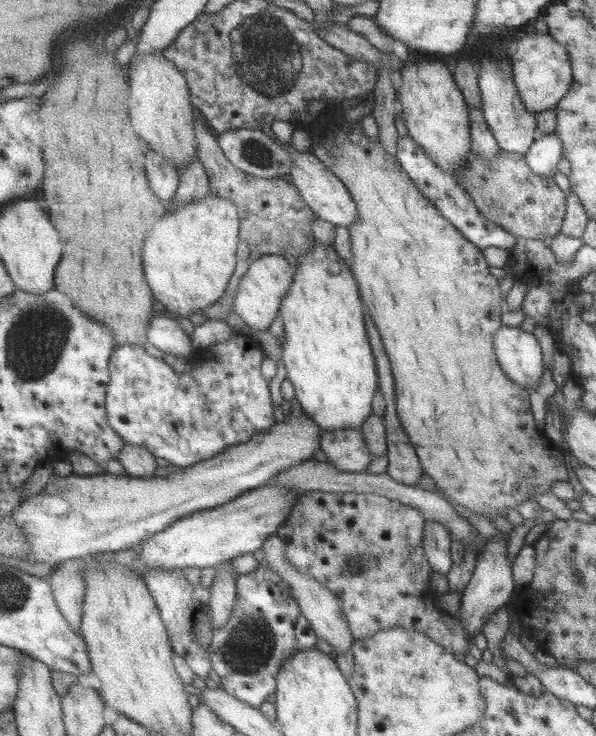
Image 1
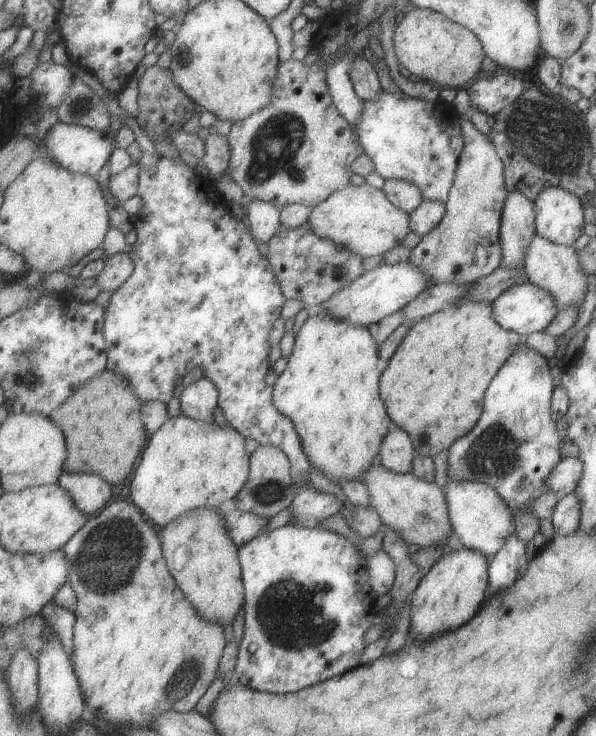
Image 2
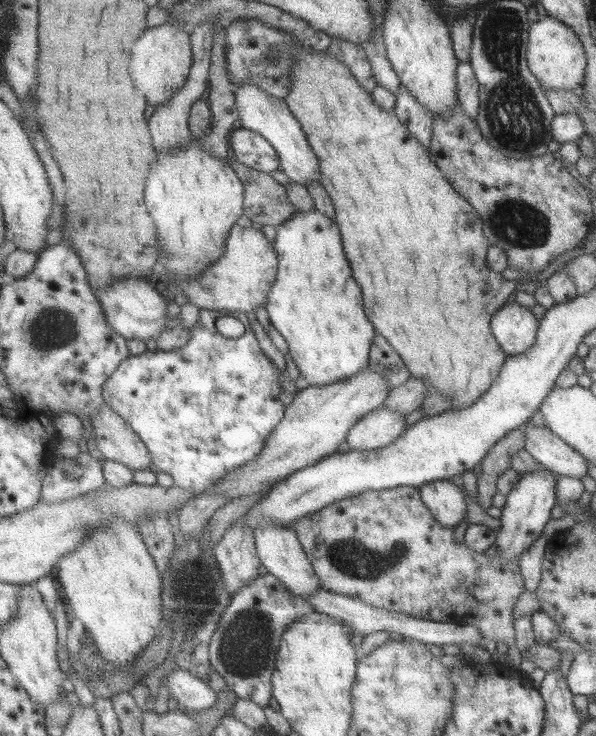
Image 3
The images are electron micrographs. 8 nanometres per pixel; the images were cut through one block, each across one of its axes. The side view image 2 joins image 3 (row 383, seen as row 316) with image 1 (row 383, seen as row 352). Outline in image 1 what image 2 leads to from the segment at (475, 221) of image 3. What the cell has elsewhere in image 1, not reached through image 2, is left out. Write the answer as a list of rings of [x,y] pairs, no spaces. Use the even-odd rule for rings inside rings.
[[[332,116],[331,123],[323,124],[323,129],[314,134],[311,151],[325,163],[332,172],[346,185],[350,194],[354,197],[360,212],[360,220],[350,228],[352,234],[353,259],[351,268],[357,277],[364,304],[374,318],[376,325],[383,336],[384,344],[392,362],[395,386],[397,386],[398,415],[403,428],[412,438],[411,444],[419,454],[424,473],[432,478],[435,486],[441,493],[452,500],[454,504],[464,506],[467,510],[475,514],[481,514],[489,521],[495,518],[504,517],[507,508],[516,508],[520,502],[534,498],[534,494],[542,494],[552,489],[552,486],[559,481],[568,481],[569,472],[563,459],[563,453],[553,441],[539,431],[534,423],[533,413],[530,409],[530,398],[528,392],[518,384],[511,382],[507,373],[498,361],[498,354],[495,346],[496,332],[503,326],[501,324],[501,313],[505,312],[505,304],[499,277],[490,271],[490,264],[485,257],[484,250],[479,249],[462,232],[459,232],[455,225],[443,216],[442,212],[425,196],[417,185],[413,183],[411,177],[402,165],[391,159],[387,151],[383,149],[380,138],[371,142],[361,122],[353,123],[343,116]]]

